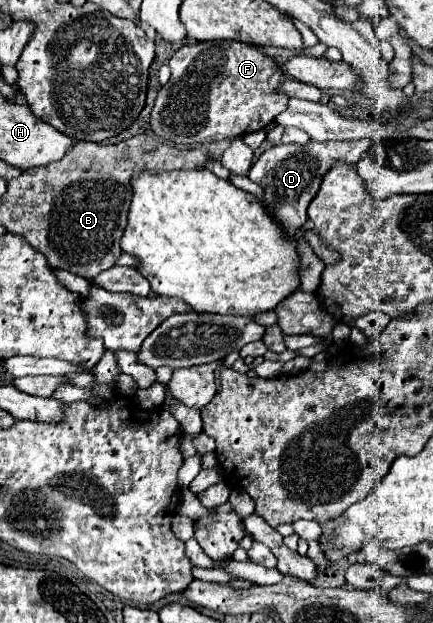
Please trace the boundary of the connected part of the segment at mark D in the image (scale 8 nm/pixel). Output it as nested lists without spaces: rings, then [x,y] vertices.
[[[311,140],[305,148],[297,148],[293,144],[275,144],[251,166],[249,178],[263,188],[263,208],[265,212],[281,226],[285,236],[293,238],[307,222],[307,206],[313,200],[323,174],[331,168],[333,160],[349,160],[359,162],[359,158],[371,148],[371,140],[355,140],[355,142],[315,142]]]

